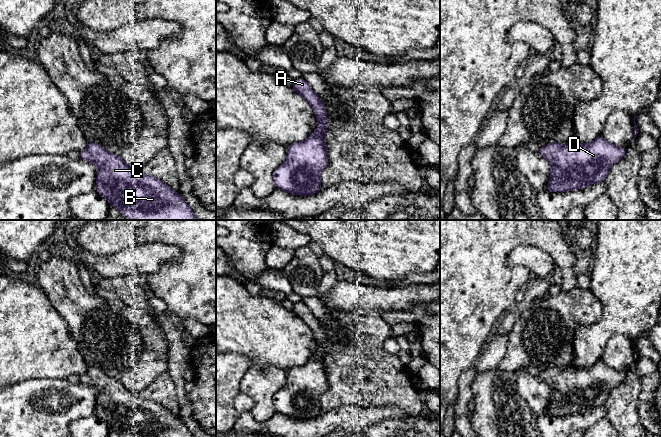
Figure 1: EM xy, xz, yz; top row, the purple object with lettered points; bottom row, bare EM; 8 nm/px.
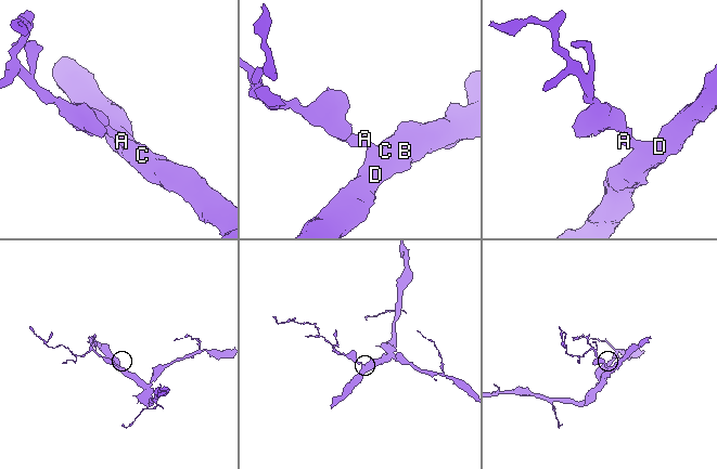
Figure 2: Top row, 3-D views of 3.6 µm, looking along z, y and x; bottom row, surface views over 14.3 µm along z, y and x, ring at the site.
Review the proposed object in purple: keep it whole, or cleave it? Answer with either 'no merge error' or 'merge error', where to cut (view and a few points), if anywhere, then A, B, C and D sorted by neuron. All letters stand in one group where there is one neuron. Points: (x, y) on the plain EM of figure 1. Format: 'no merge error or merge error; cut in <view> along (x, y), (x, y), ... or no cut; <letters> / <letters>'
no merge error; no cut; A B C D

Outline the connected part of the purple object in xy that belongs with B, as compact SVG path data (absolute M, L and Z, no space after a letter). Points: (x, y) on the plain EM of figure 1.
M88 365L80 382L97 389L95 415L120 437L194 437L161 403L132 393L98 367Z

